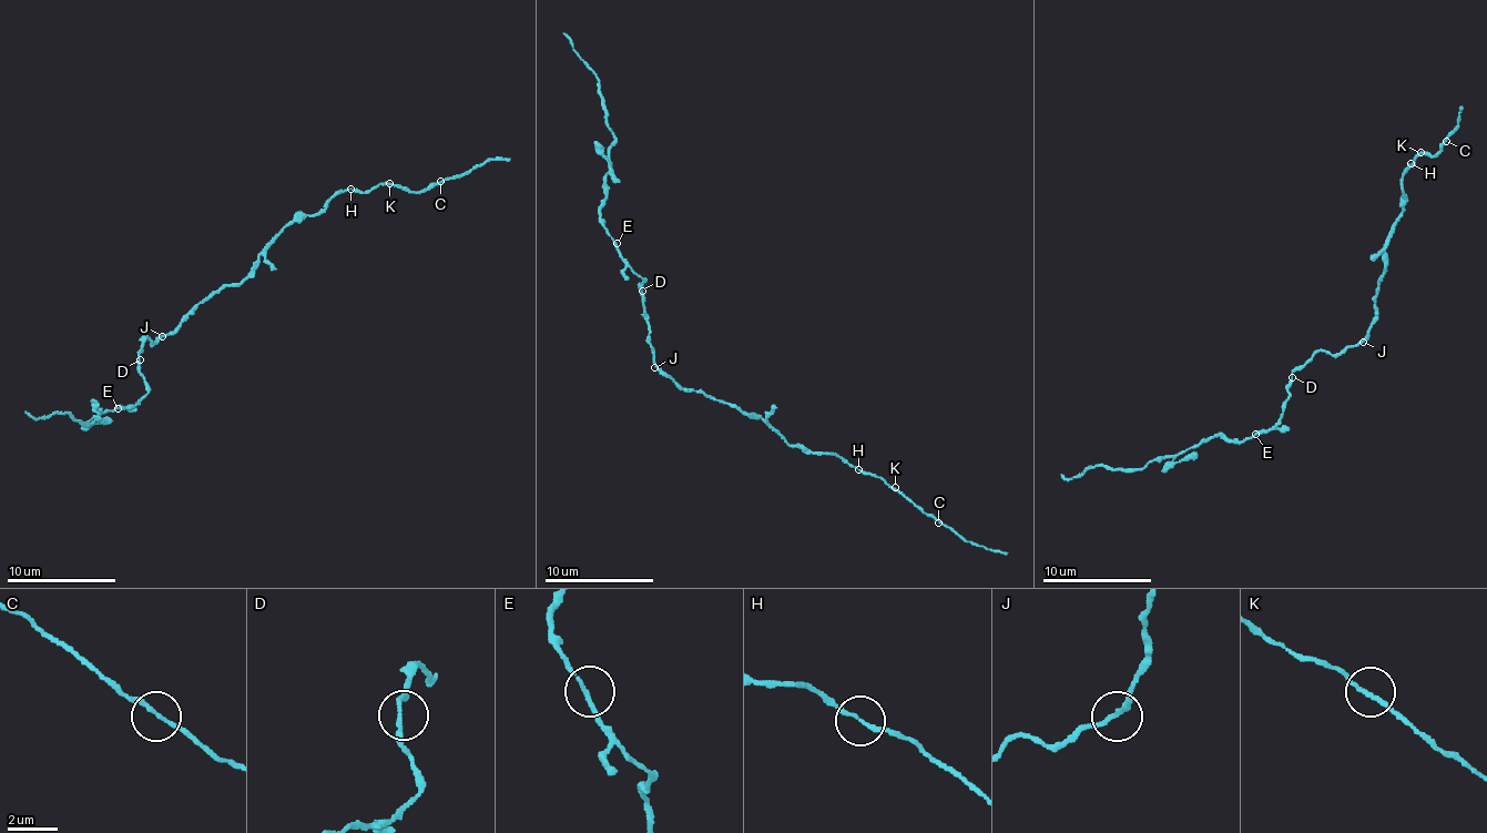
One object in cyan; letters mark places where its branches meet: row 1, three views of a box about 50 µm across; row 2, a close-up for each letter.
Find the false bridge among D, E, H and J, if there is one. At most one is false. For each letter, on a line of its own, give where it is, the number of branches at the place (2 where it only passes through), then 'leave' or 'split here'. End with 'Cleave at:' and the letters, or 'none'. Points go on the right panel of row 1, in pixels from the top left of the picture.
D: at (1292, 377); 2 branches meet; leave
E: at (1255, 434); 2 branches meet; leave
H: at (1411, 163); 2 branches meet; leave
J: at (1363, 342); 2 branches meet; leave
Cleave at: none

